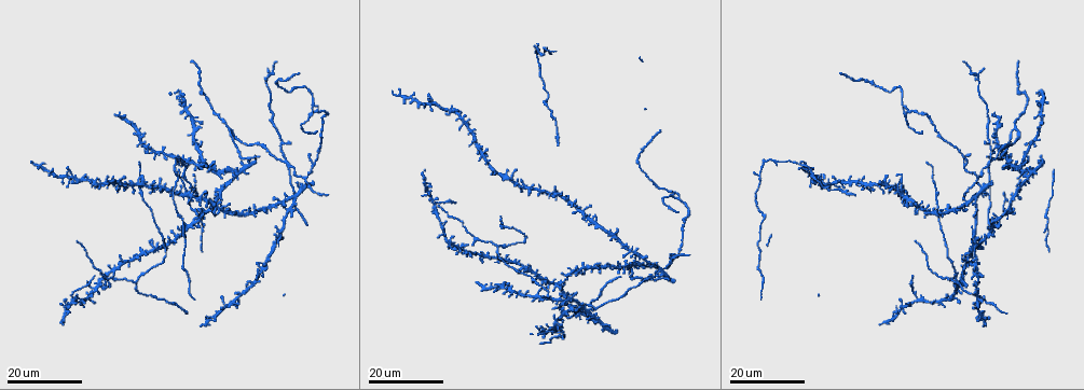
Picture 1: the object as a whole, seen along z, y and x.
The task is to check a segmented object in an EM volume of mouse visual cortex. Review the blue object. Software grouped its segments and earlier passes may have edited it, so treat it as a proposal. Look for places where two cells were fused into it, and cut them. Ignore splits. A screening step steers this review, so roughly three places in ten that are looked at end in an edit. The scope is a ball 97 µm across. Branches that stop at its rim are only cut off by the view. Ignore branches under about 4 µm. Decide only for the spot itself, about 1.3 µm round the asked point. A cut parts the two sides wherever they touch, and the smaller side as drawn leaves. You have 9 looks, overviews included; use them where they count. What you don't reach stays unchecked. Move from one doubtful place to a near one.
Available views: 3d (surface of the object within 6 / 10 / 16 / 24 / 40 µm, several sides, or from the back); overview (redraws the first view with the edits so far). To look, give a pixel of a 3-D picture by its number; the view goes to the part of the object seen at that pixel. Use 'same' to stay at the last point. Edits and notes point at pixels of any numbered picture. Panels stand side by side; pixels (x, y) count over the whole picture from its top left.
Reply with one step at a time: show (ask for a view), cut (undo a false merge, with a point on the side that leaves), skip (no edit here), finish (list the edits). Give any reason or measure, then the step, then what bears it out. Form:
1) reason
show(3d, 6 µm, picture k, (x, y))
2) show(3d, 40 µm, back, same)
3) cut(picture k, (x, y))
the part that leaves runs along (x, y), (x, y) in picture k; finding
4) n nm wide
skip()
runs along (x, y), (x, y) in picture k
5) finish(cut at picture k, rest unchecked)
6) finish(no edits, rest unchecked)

thick turns thin
show(3d, 24 µm, picture 1, (175, 163))

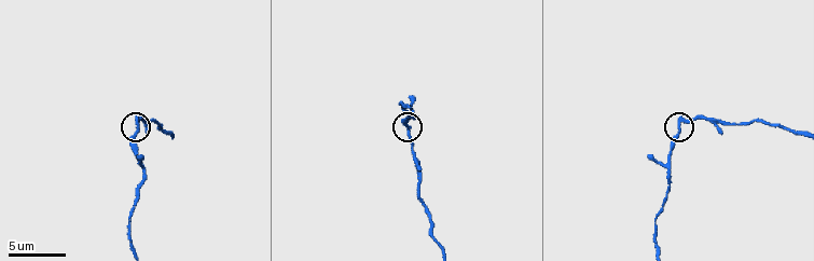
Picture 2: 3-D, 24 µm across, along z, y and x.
closer look
show(3d, 6 µm, picture 2, (678, 127))

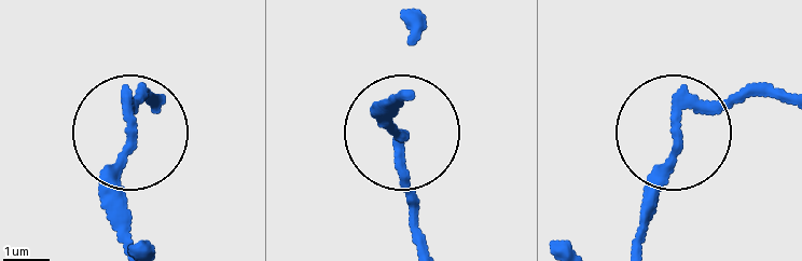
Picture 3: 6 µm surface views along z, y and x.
show(3d, 6 µm, back, picture 3, (401, 135))

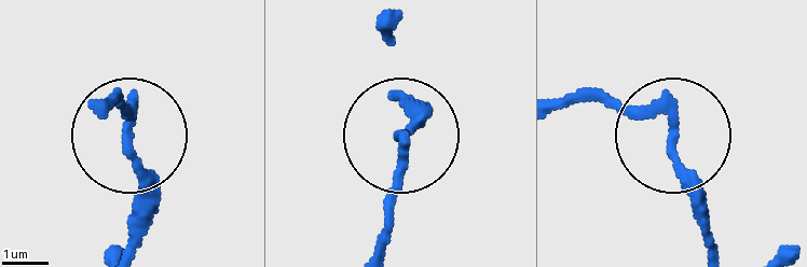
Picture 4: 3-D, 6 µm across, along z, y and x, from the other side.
cut(picture 4, (117, 88))
the part that leaves runs along (404, 144), (387, 244) in picture 4; a second cell is stuck on

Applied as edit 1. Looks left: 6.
redraw
show(overview)

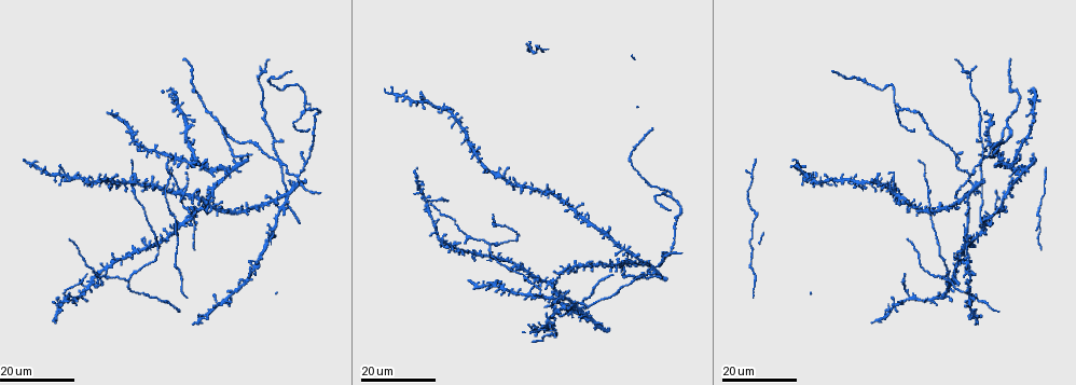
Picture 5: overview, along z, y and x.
show(3d, 24 µm, picture 5, (966, 196))

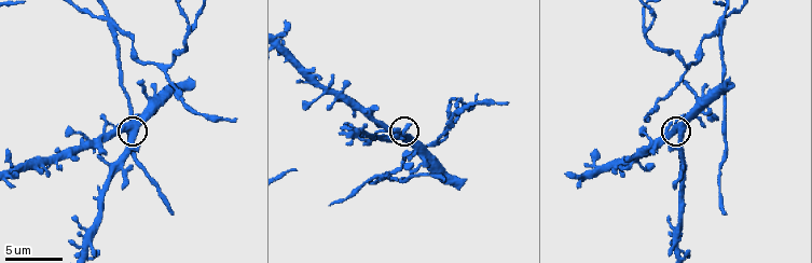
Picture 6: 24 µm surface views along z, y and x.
show(3d, 10 µm, picture 6, (681, 133))

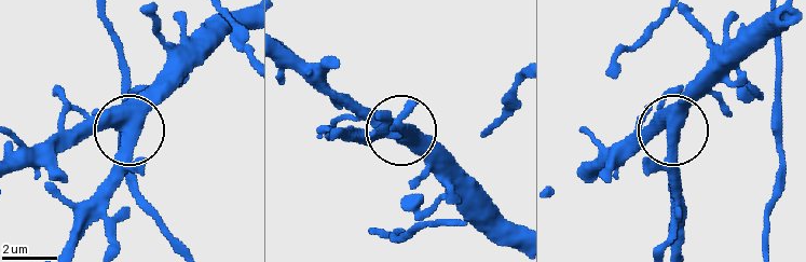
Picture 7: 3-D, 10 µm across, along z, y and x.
side arm 120 µm; 4 arms
skip()
continuous, no second cell

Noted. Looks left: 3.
four arms meet
show(3d, 10 µm, picture 6, (122, 31))

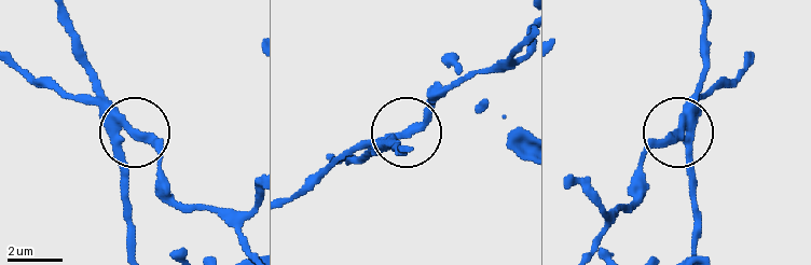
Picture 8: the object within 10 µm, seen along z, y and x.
side arm 74 µm
cut(picture 8, (141, 136))
the part that leaves runs along (114, 113), (151, 139), (175, 196), (217, 210), (251, 208) in picture 8; a second cell is stuck on

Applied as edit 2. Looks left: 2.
four or more arms meet
show(3d, 16 µm, picture 5, (588, 317))

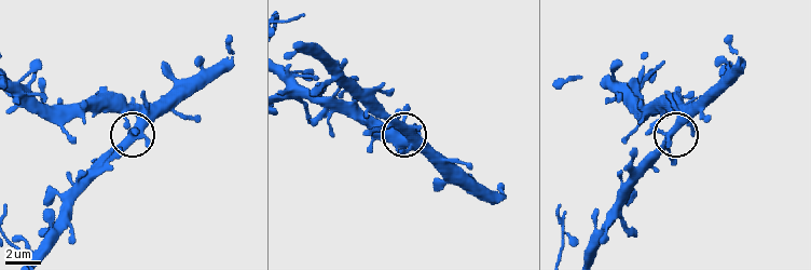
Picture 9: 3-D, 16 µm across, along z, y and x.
show(3d, 10 µm, picture 9, (680, 124))

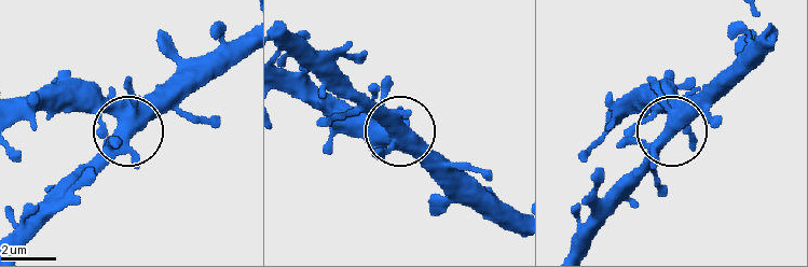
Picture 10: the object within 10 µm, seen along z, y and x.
4 arms
skip()
runs along (15, 242), (179, 79) in picture 10; all the same cell

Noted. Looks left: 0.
finish(cut at picture 4, cut at picture 8, rest unchecked)

